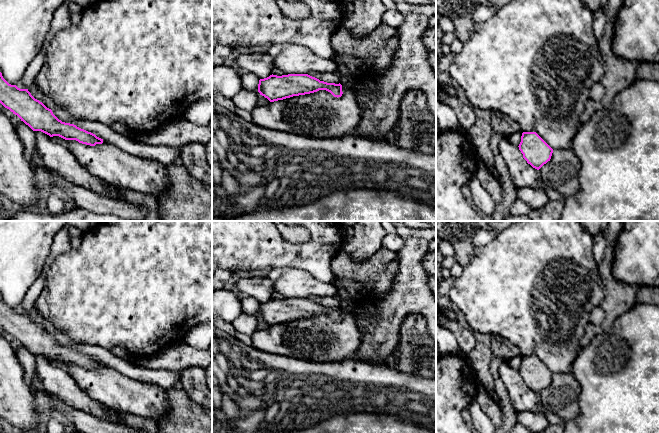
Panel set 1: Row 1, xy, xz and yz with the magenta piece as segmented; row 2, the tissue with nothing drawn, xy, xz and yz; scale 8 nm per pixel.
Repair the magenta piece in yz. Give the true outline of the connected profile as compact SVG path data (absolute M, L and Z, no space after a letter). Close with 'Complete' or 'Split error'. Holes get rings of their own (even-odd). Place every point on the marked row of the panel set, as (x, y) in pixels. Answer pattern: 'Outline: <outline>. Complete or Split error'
Outline: M523 132L518 147L527 163L537 170L550 161L553 153L553 149L536 132Z. Complete

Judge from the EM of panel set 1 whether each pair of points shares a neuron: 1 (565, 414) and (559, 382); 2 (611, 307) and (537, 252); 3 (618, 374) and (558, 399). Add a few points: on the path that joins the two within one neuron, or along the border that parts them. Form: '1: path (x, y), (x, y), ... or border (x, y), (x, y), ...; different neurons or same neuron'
1: path (565, 406), (563, 390); same neuron
2: border (601, 278), (604, 298), (600, 305); different neurons
3: border (571, 371), (580, 386), (579, 413); different neurons

